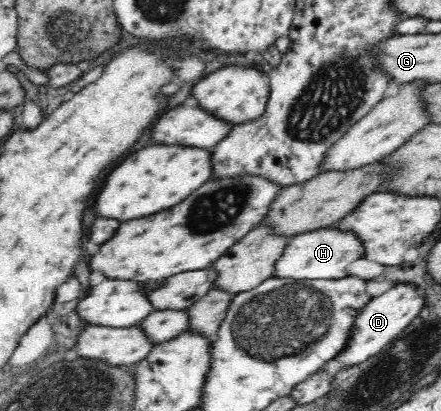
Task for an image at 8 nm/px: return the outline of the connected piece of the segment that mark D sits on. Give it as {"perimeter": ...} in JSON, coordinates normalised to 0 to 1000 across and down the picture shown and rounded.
{"perimeter":[[[898,691],[866,718],[844,725],[812,757],[794,796],[794,820],[757,876],[776,886],[776,898],[785,898],[862,859],[866,844],[889,835],[902,820],[902,810],[912,810],[912,803],[934,786],[934,776],[952,762],[957,747],[961,747],[961,727],[955,710],[943,706],[941,696],[923,691]]]}

